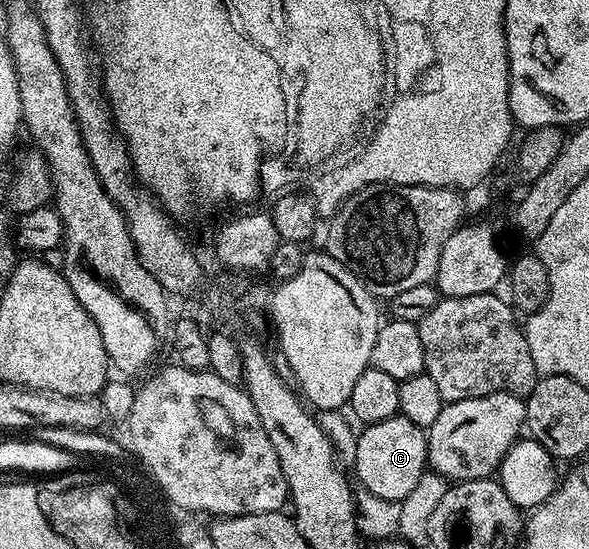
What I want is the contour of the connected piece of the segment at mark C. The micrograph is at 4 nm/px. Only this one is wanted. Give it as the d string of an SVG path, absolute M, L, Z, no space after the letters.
M402 414L393 415L388 421L365 424L357 432L357 443L352 456L354 471L362 482L361 488L388 501L401 501L412 493L416 481L428 469L426 458L426 431L412 425Z

